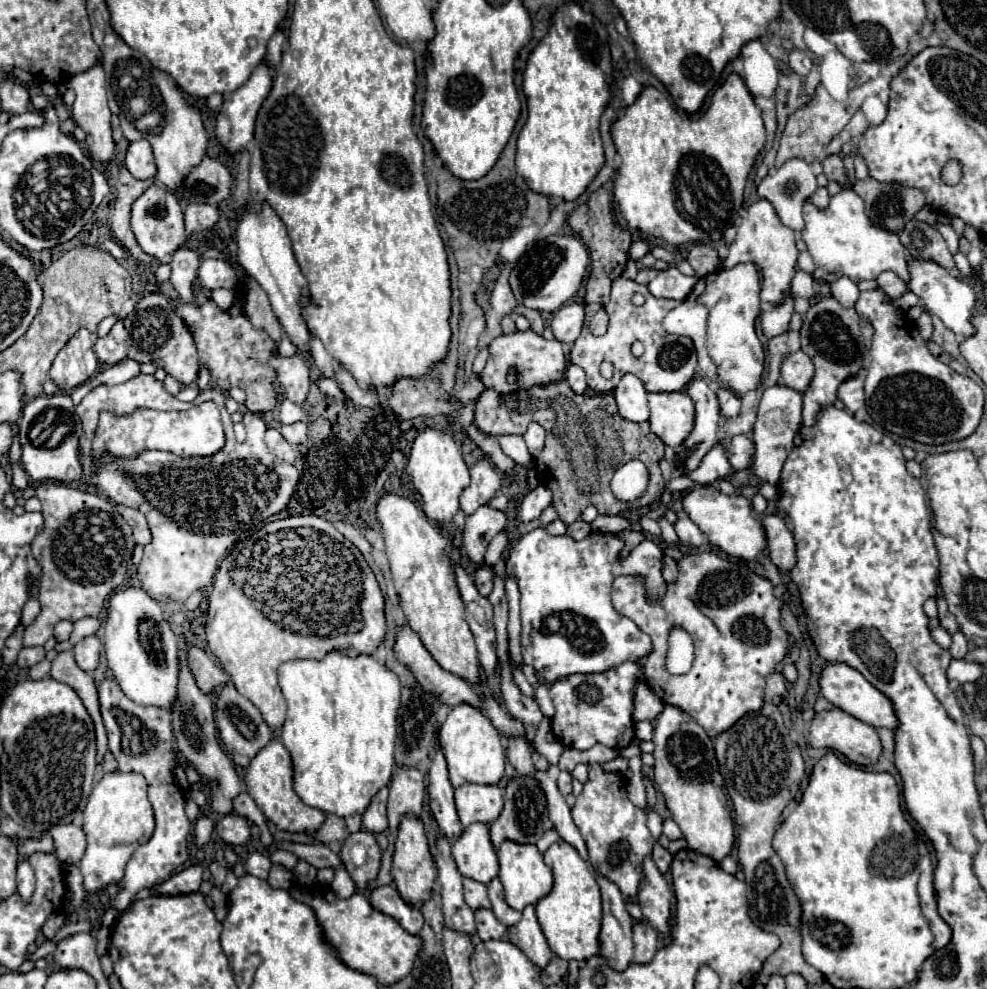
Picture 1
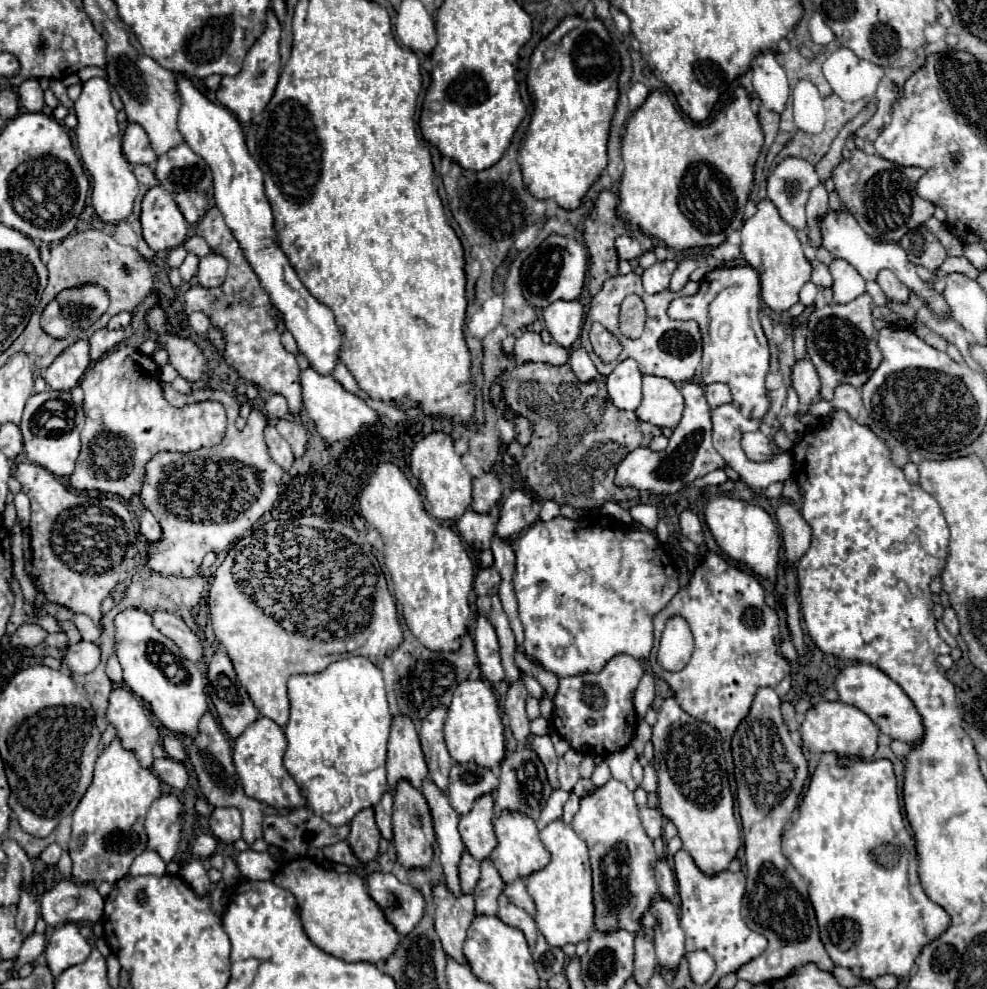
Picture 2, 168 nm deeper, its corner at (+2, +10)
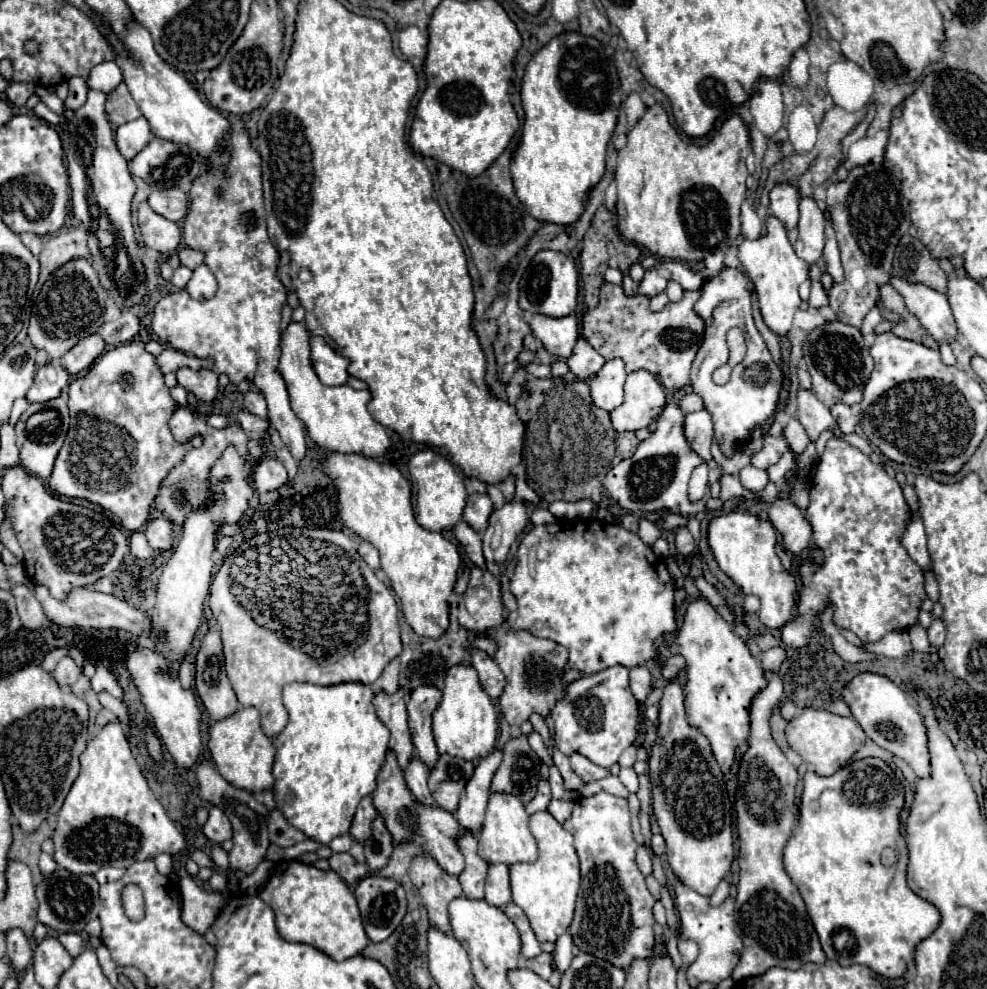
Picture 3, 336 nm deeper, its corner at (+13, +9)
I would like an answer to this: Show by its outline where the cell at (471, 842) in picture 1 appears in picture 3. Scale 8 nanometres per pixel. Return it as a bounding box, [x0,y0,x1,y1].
[456,751,502,837]

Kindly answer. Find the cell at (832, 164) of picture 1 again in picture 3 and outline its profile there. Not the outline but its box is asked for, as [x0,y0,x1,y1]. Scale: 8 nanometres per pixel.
[826,163,912,327]

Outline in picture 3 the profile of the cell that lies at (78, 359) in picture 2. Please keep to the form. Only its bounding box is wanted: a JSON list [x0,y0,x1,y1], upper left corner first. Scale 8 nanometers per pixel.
[26,363,70,403]

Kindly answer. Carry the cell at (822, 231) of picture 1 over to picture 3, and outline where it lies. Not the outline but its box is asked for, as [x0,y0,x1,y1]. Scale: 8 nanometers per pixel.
[890,275,958,343]

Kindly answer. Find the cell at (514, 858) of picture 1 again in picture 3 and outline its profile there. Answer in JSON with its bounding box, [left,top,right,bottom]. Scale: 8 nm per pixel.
[478,795,538,863]

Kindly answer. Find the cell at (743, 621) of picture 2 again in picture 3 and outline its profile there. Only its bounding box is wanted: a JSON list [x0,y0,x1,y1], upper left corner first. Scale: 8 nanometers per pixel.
[654,597,768,773]

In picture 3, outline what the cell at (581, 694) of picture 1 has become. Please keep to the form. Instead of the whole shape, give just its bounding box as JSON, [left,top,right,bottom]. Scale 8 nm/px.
[550,665,638,767]

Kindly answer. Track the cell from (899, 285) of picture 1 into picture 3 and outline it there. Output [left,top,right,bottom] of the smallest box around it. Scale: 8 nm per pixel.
[878,283,906,313]

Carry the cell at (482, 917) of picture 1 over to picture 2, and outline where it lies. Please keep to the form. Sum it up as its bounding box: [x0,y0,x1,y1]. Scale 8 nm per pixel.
[473,858,505,916]

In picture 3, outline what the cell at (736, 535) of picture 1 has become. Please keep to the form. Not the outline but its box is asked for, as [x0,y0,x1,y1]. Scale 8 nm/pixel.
[708,511,796,629]

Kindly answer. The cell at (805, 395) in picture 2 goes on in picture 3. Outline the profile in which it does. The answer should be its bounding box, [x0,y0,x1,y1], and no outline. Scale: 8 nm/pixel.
[796,389,834,441]

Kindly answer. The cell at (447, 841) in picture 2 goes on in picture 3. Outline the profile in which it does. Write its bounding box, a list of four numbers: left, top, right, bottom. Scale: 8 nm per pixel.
[404,757,436,807]

